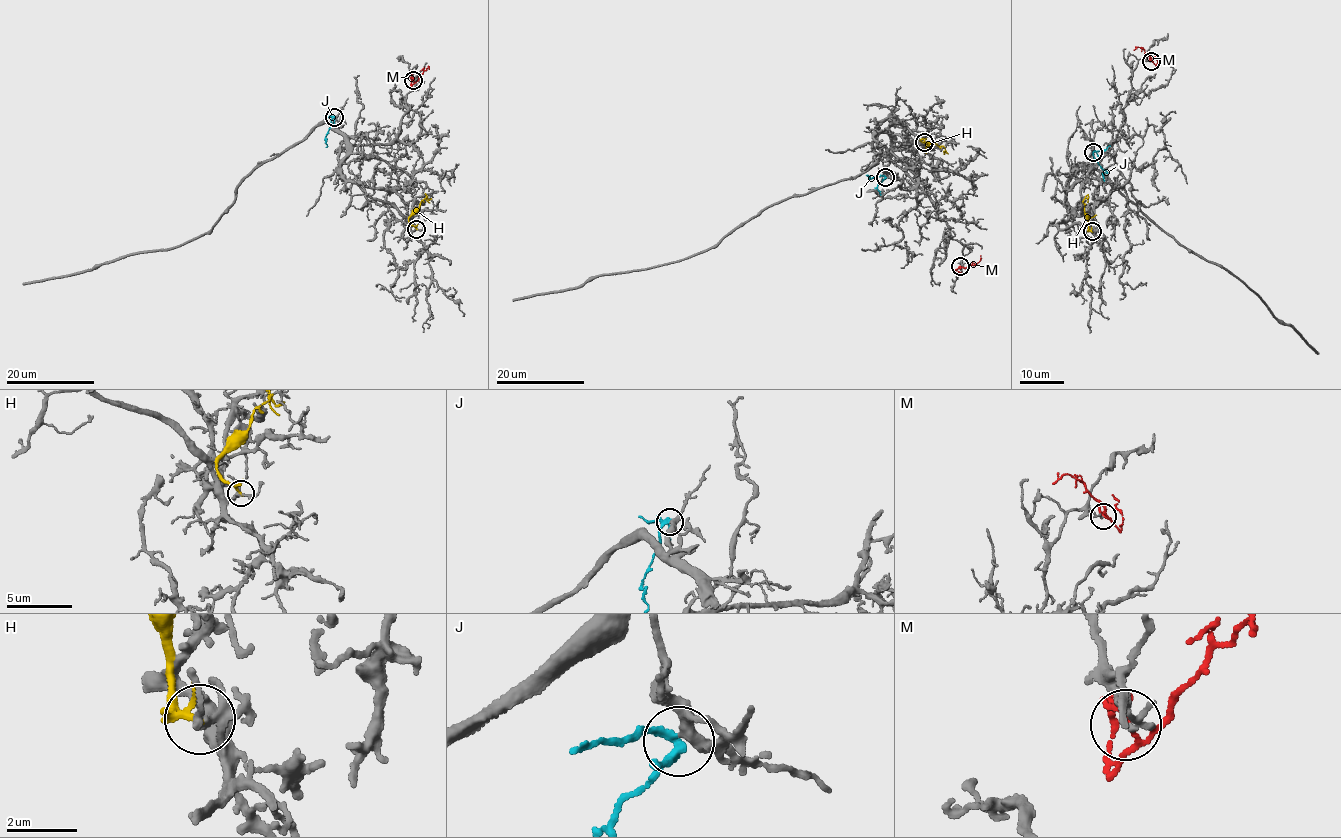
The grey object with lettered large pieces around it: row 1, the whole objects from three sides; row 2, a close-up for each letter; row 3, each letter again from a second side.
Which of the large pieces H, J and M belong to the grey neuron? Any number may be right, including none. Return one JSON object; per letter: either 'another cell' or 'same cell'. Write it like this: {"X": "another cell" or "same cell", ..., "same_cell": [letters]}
{"H": "another cell", "J": "same cell", "M": "another cell", "same_cell": ["J"]}

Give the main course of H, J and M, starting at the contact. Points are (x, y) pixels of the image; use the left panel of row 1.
H: (417, 229), (409, 218), (425, 198), (429, 203)
J: (334, 117), (324, 138), (326, 147)
M: (413, 80), (429, 69)

